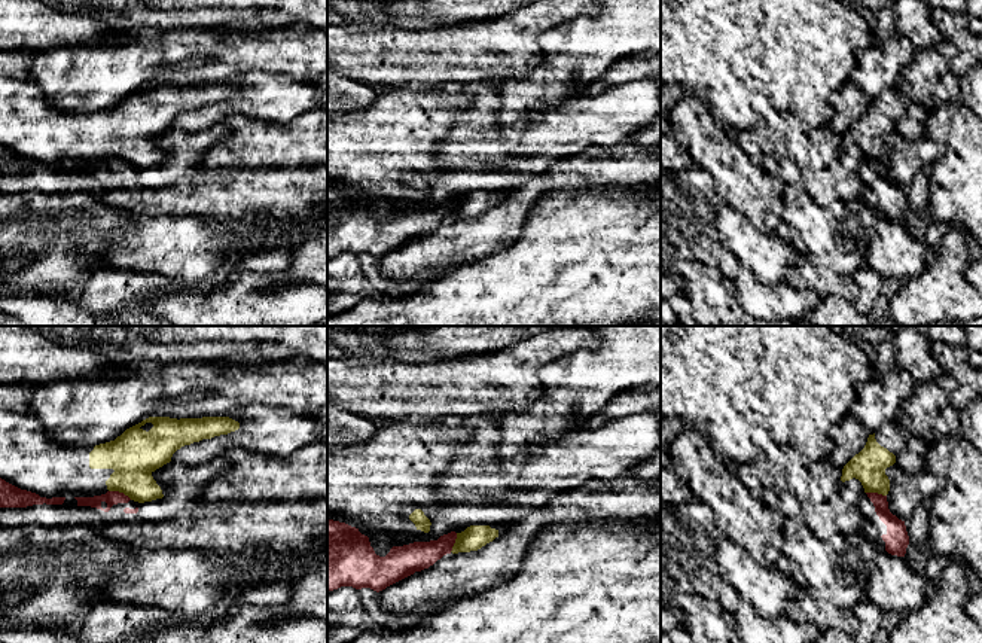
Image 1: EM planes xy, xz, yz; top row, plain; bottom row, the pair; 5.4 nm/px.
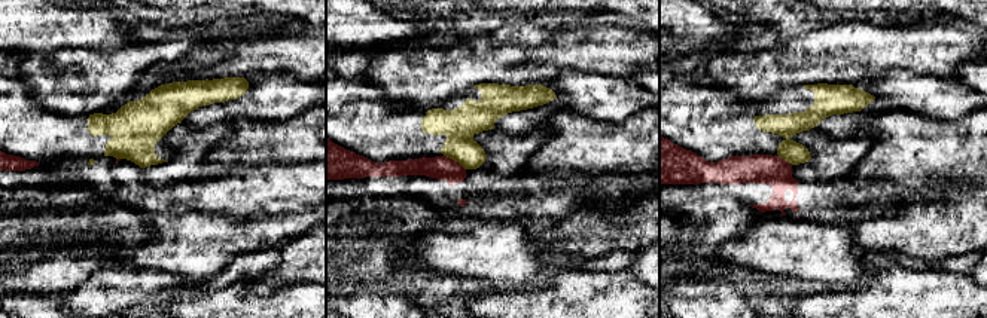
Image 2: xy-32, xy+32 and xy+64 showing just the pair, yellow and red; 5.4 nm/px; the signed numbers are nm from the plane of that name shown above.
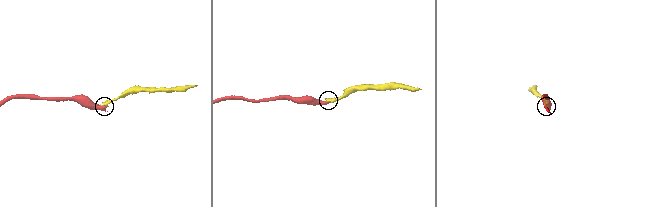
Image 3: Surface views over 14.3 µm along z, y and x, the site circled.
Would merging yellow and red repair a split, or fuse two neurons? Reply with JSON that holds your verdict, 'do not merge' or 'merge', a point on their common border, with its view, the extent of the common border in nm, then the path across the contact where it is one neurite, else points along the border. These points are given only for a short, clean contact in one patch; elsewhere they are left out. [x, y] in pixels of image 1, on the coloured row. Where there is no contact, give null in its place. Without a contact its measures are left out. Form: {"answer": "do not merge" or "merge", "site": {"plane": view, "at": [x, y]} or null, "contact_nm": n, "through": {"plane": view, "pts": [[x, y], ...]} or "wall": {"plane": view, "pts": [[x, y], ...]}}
{"answer": "do not merge", "site": {"plane": "xy", "at": [121, 491]}, "contact_nm": 140, "wall": {"plane": "xy", "pts": [[109, 490], [118, 490], [131, 499]]}}

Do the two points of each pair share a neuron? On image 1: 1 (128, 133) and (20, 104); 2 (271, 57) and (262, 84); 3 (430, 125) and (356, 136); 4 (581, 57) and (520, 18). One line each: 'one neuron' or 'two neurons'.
1: one neuron
2: two neurons
3: one neuron
4: two neurons

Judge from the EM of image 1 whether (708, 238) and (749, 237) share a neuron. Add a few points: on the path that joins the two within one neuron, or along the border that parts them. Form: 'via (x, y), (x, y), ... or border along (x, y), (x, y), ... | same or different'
border along (716, 204), (716, 235), (722, 244) | different

